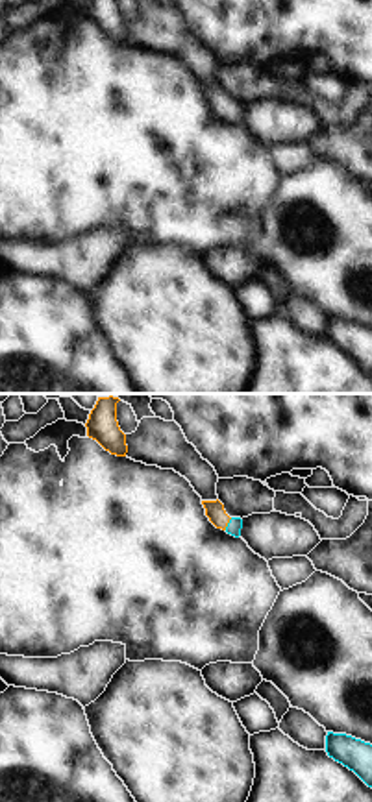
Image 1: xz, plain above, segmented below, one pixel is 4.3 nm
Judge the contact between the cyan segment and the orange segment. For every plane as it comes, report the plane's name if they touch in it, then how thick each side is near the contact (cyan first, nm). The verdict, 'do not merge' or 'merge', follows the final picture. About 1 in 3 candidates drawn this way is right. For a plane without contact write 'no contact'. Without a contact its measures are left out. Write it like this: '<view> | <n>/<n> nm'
xz | 70/80 nm

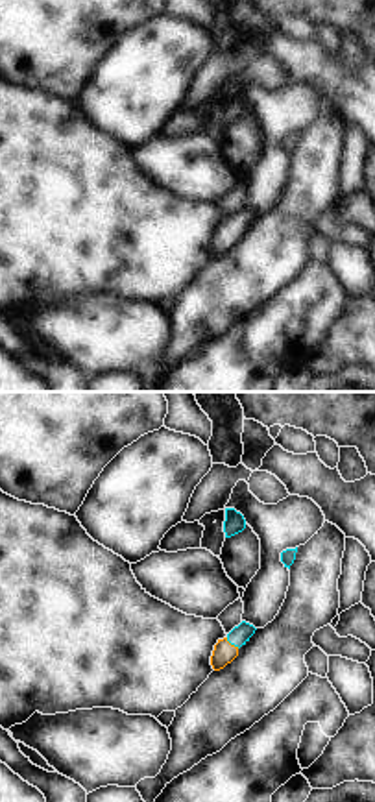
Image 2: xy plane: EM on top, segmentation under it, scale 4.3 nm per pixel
xy | 80/100 nm

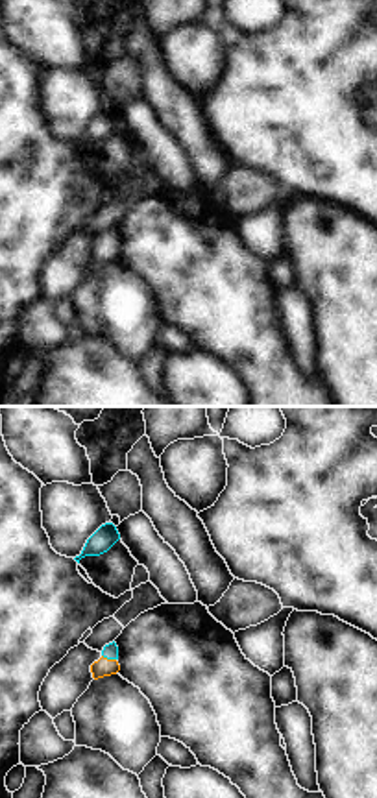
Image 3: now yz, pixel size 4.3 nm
yz | 70/80 nm

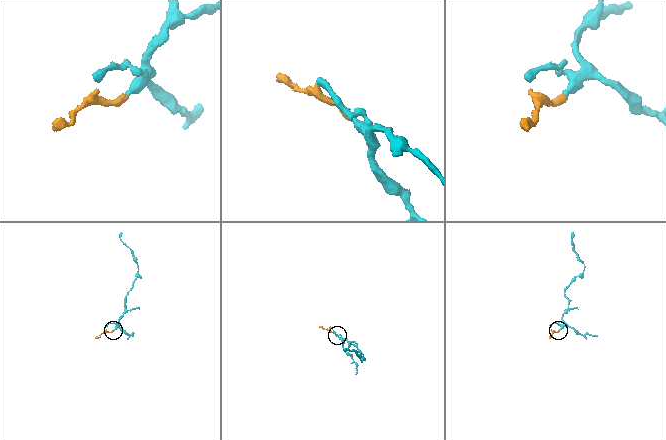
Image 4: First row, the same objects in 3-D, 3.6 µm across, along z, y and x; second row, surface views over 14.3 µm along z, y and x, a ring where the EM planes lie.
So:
merge

